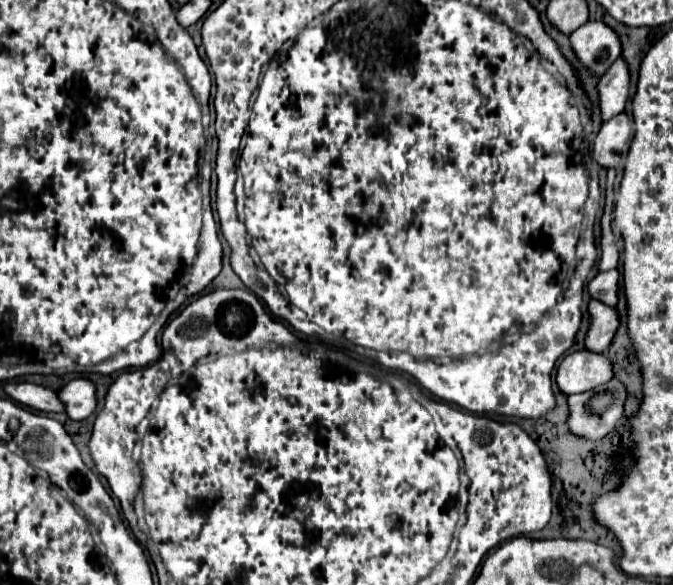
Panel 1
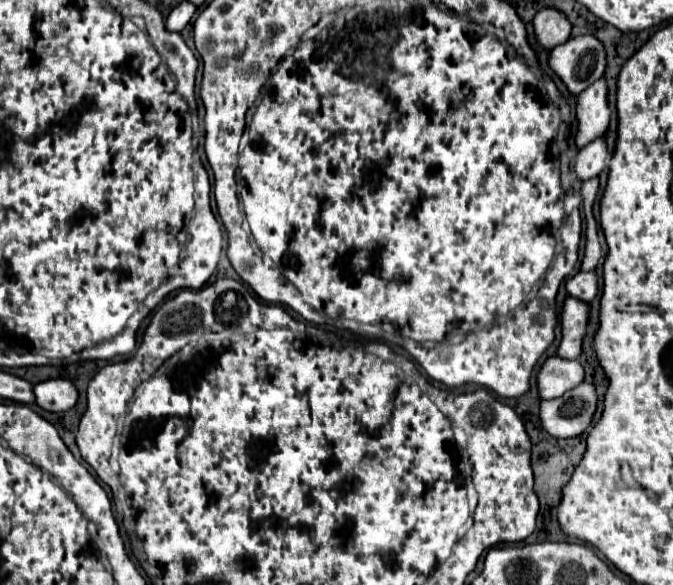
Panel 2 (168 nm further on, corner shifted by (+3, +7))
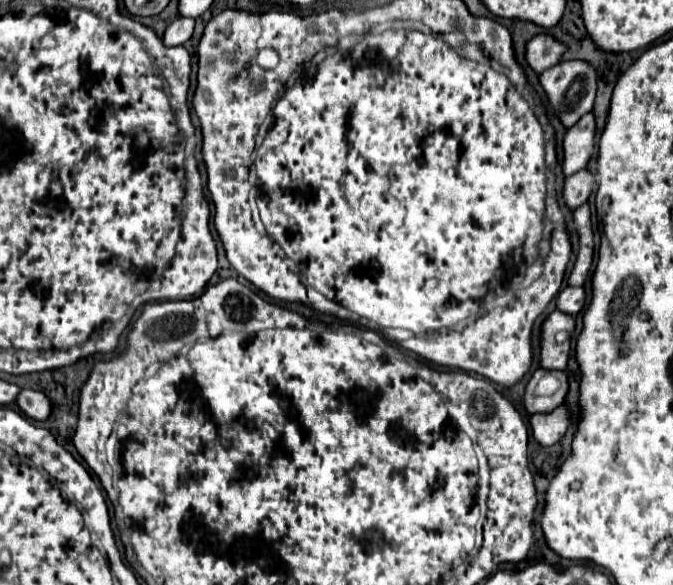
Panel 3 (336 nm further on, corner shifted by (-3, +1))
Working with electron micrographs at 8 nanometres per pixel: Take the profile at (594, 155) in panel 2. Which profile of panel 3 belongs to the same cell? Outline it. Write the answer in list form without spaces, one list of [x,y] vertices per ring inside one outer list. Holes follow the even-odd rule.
[[[579,170],[573,176],[569,176],[565,180],[565,186],[563,186],[565,206],[575,210],[581,204],[585,204],[589,194],[591,194],[591,186],[593,186],[593,176],[589,170]]]

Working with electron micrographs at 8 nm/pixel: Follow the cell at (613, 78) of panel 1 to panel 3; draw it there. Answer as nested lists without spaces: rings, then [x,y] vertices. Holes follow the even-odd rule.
[[[589,112],[563,138],[563,176],[583,170],[593,154],[595,142],[595,116]]]

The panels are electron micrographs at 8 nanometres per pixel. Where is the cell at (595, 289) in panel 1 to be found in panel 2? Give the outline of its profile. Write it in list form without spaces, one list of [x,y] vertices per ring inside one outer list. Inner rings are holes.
[[[577,272],[569,282],[567,282],[567,292],[569,296],[575,296],[583,302],[591,302],[599,288],[597,288],[597,274],[595,272]]]

